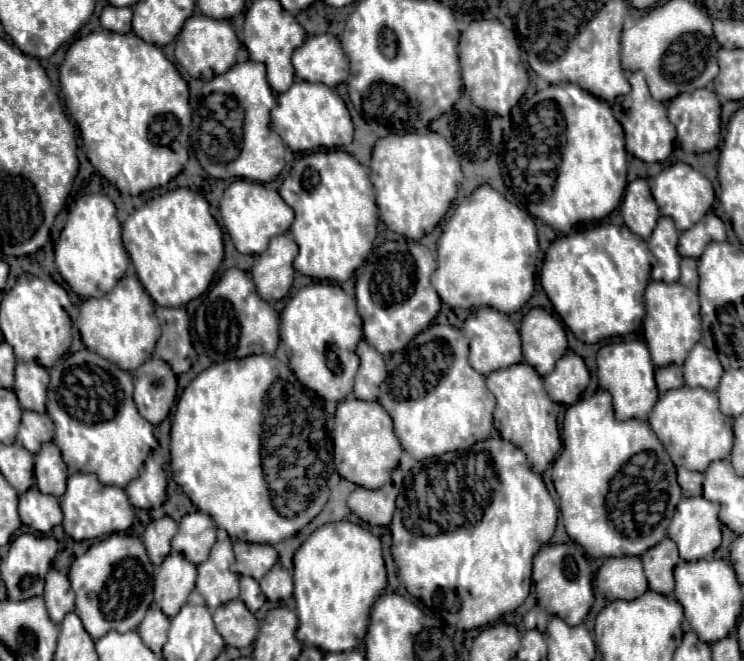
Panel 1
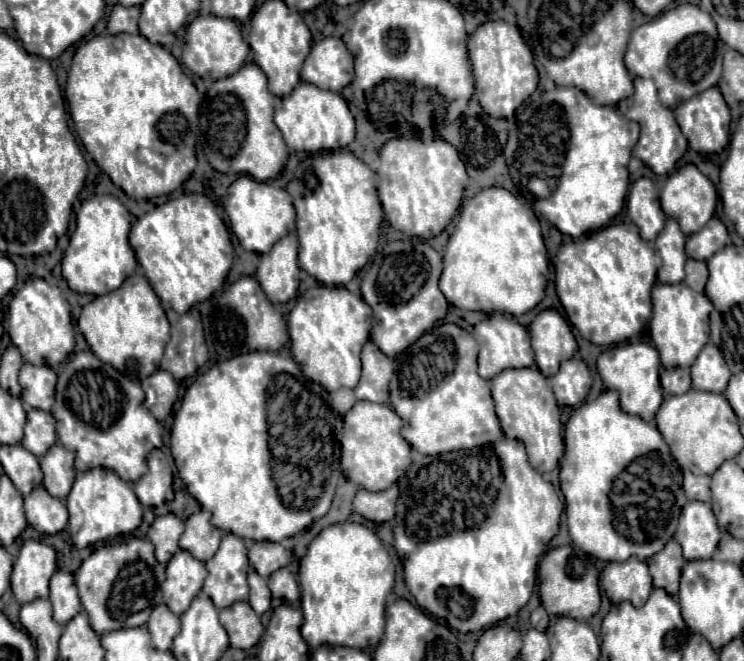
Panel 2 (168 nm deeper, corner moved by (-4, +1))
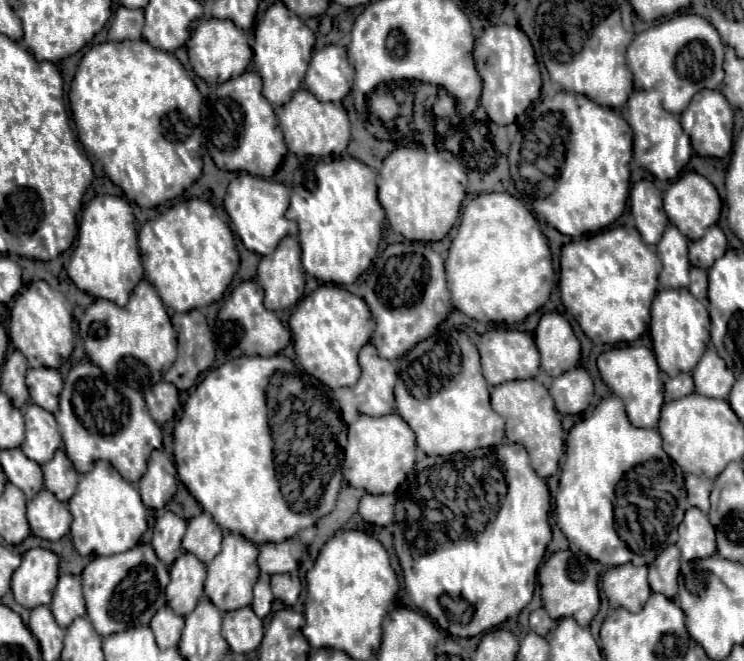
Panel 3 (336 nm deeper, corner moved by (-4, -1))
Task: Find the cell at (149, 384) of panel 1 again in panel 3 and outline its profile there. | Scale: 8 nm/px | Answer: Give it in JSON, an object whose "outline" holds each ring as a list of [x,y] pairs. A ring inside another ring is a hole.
{"outline":[[[157,382],[144,391],[144,399],[153,420],[157,424],[165,424],[171,420],[179,408],[179,392],[169,382]]]}

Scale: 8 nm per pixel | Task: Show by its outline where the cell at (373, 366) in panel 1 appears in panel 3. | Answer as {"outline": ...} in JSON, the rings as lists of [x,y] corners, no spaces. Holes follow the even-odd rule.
{"outline":[[[365,344],[359,352],[361,378],[353,386],[353,394],[357,396],[357,408],[367,416],[385,416],[395,410],[393,388],[397,382],[397,368],[377,356],[377,348],[373,344]]]}

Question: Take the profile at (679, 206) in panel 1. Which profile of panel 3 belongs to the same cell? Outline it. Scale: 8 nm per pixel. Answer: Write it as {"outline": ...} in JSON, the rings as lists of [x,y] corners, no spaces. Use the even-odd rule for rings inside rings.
{"outline":[[[687,172],[667,188],[663,196],[663,208],[665,208],[669,222],[677,226],[683,236],[687,236],[689,240],[699,240],[705,234],[705,230],[719,220],[721,198],[715,186],[707,178],[703,178],[697,172]]]}

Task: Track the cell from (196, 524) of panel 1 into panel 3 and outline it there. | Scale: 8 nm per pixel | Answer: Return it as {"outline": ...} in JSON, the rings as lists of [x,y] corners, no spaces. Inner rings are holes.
{"outline":[[[203,512],[189,520],[183,548],[195,554],[201,562],[209,564],[209,560],[213,560],[213,556],[221,552],[221,538],[223,530],[213,522],[213,516],[209,512]]]}

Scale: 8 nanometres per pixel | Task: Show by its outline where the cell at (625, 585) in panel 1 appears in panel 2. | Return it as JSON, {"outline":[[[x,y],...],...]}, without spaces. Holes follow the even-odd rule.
{"outline":[[[637,558],[609,562],[601,574],[601,586],[613,604],[629,600],[633,606],[643,606],[653,590],[647,564]]]}

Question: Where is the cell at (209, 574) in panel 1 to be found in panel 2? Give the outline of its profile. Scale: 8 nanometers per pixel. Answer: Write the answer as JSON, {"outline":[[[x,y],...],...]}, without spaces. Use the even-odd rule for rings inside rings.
{"outline":[[[225,534],[217,554],[205,562],[209,576],[205,578],[203,592],[213,600],[213,604],[221,610],[231,606],[233,602],[247,600],[247,550],[239,536]]]}

